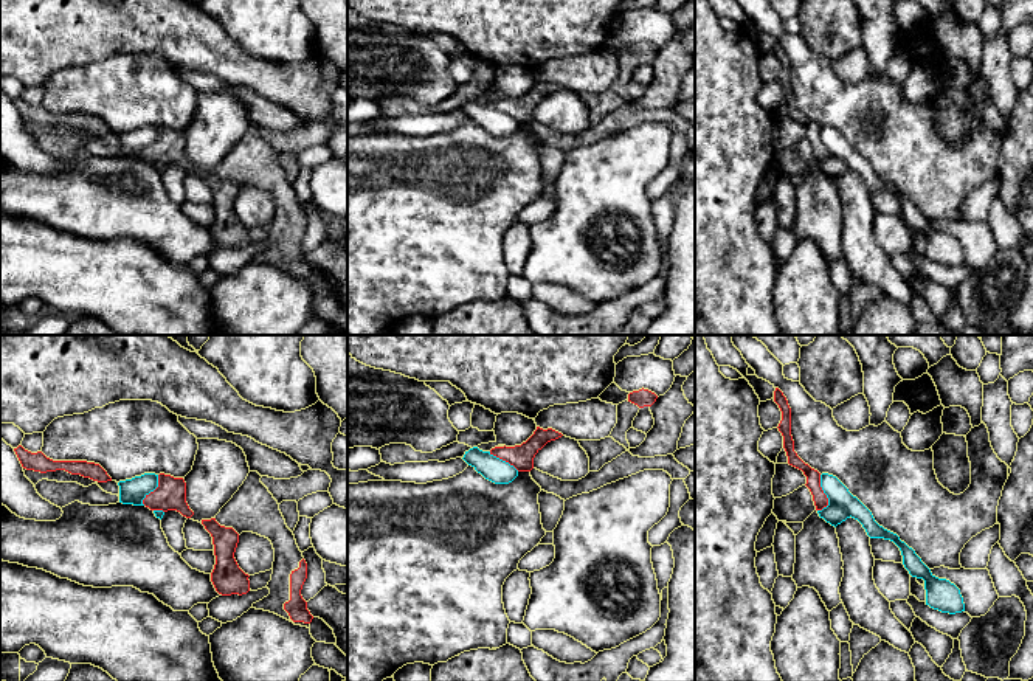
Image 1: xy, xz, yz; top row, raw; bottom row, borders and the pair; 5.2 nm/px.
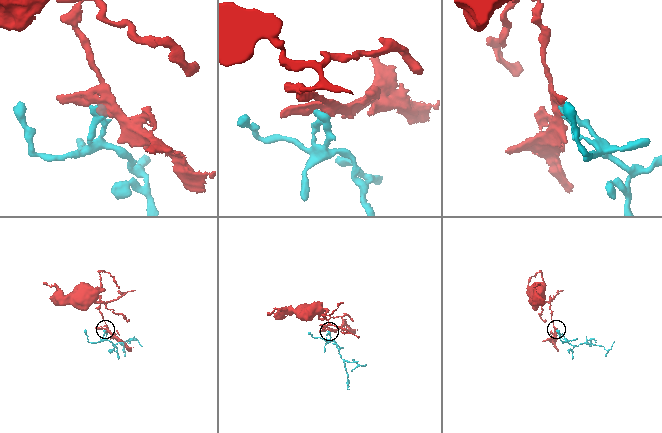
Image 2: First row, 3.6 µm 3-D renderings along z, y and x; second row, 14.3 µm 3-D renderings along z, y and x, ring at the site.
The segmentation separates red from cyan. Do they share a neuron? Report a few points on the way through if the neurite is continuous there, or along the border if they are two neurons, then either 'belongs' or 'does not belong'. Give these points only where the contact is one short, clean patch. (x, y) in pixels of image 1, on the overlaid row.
border yz (819, 475), (819, 484), (827, 504), (818, 511); does not belong

